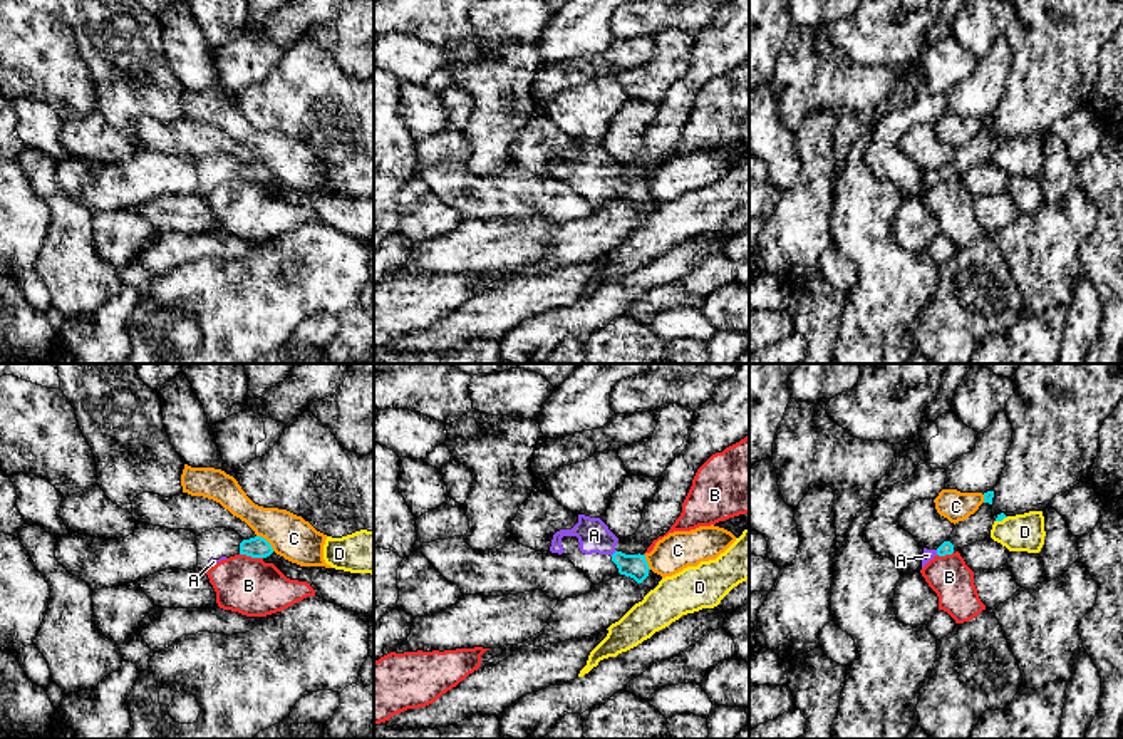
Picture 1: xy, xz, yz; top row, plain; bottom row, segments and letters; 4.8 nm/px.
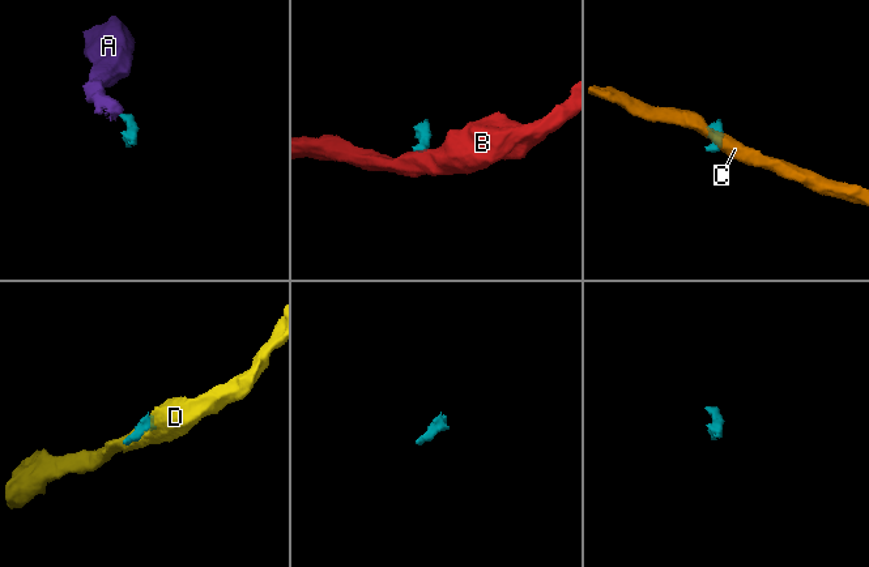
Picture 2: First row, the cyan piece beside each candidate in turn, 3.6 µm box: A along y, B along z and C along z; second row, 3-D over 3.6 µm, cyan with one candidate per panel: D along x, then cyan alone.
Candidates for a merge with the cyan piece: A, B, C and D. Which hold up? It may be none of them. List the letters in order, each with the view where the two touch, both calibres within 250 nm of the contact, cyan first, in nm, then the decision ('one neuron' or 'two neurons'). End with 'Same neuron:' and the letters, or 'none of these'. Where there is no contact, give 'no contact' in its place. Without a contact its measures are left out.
A: xz | 120/160 nm | one neuron
B: xy | 100/280 nm | two neurons
C: xy | 100/200 nm | two neurons
D: yz | 40/180 nm | two neurons
Same neuron: A

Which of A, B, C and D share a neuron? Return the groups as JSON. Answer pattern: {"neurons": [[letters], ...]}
{"neurons": [["A"], ["B"], ["C"], ["D"]]}

